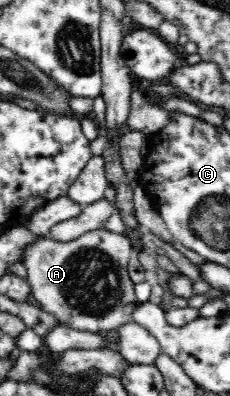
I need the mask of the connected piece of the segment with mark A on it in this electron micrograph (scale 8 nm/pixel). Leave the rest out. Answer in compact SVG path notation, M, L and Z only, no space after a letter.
M97 229L86 232L67 242L59 242L51 237L37 237L25 246L21 263L27 270L26 279L32 288L33 298L39 302L45 312L54 314L61 324L77 330L89 332L115 333L120 326L131 322L131 314L137 308L143 307L135 297L127 265L133 255L129 239L123 233L107 229Z

